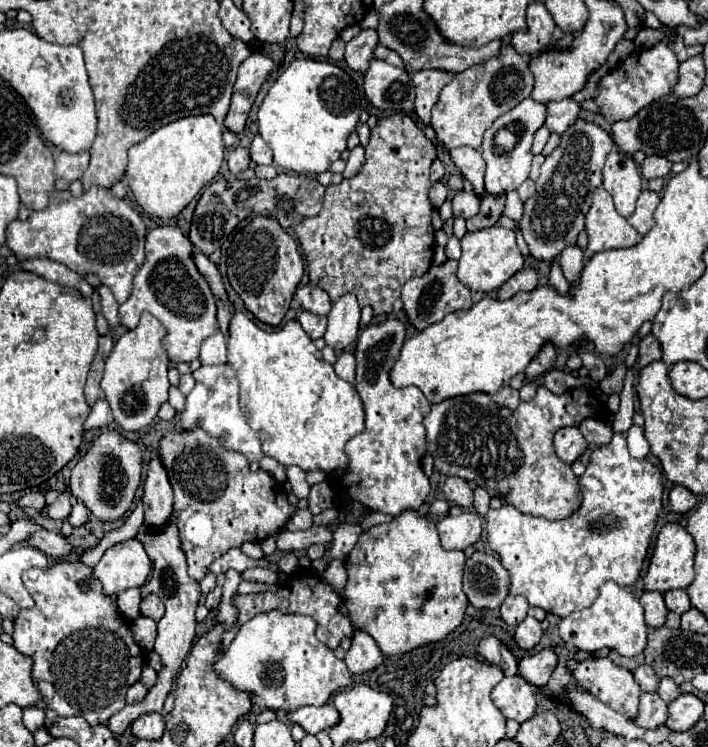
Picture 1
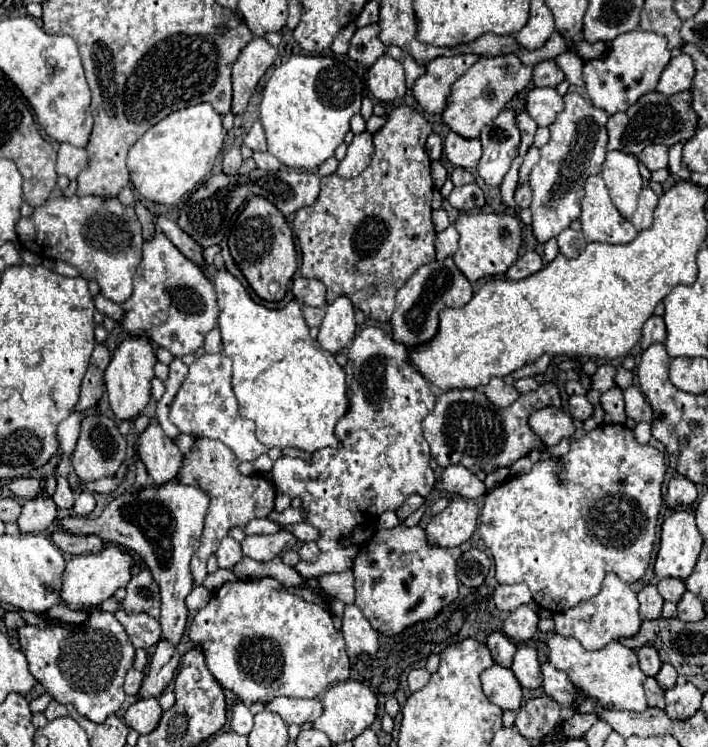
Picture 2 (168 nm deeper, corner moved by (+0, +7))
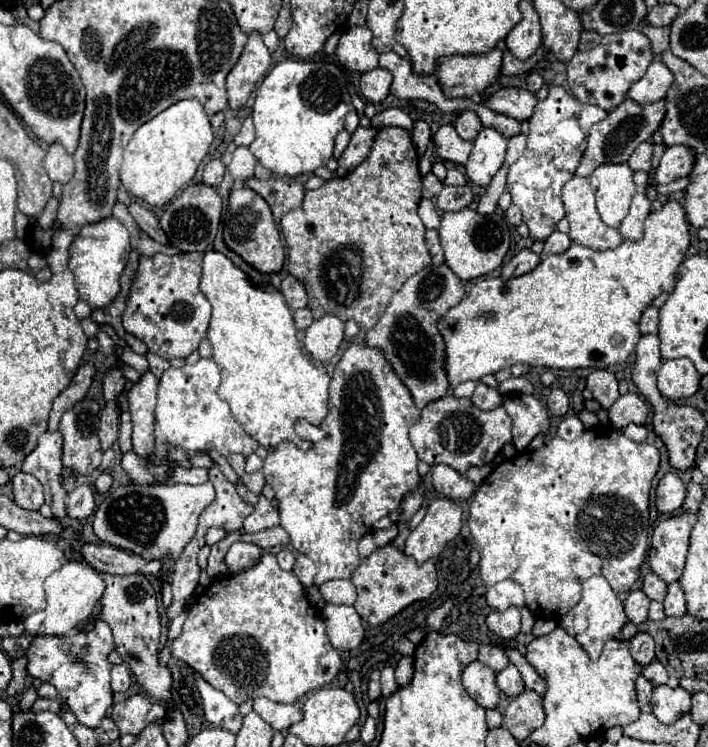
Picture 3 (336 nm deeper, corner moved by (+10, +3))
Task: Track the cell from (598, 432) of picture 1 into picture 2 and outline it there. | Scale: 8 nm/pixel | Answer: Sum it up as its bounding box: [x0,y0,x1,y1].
[569,395,593,421]

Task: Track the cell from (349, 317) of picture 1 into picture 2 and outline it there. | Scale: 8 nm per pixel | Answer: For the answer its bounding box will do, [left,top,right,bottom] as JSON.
[317,297,355,353]

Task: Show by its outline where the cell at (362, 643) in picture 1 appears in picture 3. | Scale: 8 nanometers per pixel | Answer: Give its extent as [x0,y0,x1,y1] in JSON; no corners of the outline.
[323,605,365,651]

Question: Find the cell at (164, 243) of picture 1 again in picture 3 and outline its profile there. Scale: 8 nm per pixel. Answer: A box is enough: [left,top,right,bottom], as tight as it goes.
[123,253,211,361]

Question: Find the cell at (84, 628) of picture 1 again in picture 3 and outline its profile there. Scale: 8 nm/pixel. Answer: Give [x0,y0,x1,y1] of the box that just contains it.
[25,619,115,727]

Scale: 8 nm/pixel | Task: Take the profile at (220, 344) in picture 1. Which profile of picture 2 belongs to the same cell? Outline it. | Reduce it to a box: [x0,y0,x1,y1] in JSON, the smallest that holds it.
[205,329,223,353]

